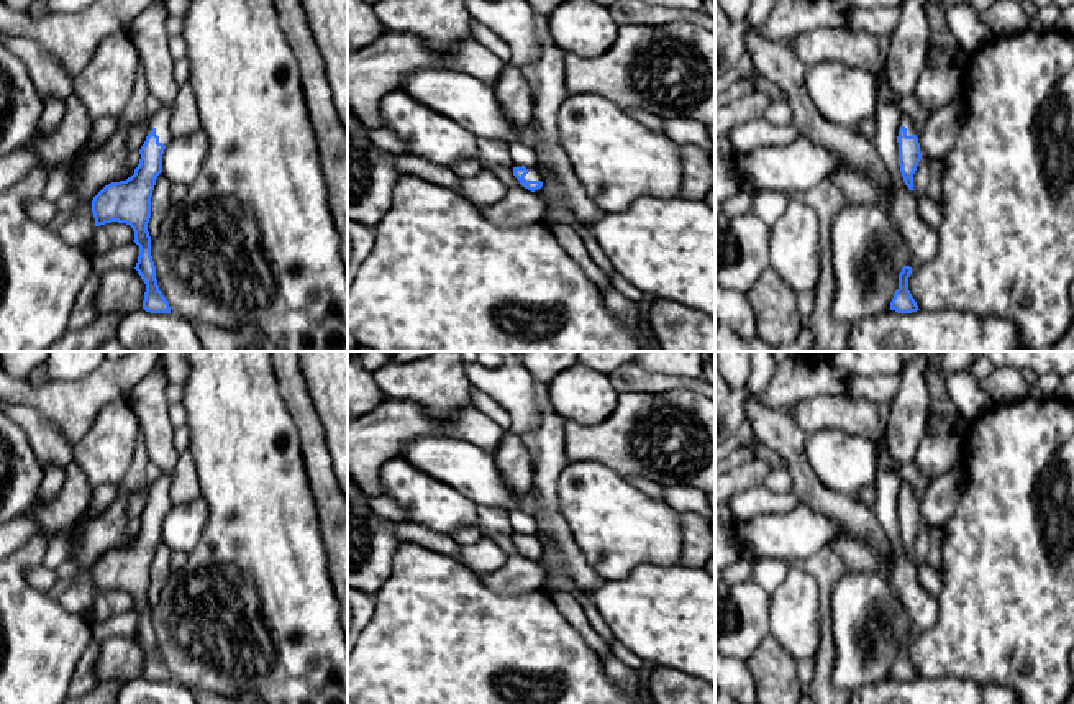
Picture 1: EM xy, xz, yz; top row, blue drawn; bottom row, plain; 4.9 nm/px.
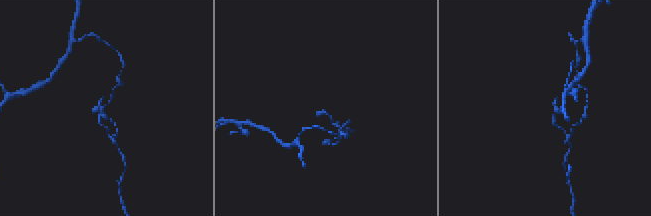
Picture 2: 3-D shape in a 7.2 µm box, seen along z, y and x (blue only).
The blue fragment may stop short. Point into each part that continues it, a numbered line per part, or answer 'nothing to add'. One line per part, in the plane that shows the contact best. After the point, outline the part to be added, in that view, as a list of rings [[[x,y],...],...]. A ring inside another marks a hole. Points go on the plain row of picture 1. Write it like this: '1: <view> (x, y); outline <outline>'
nothing to add

